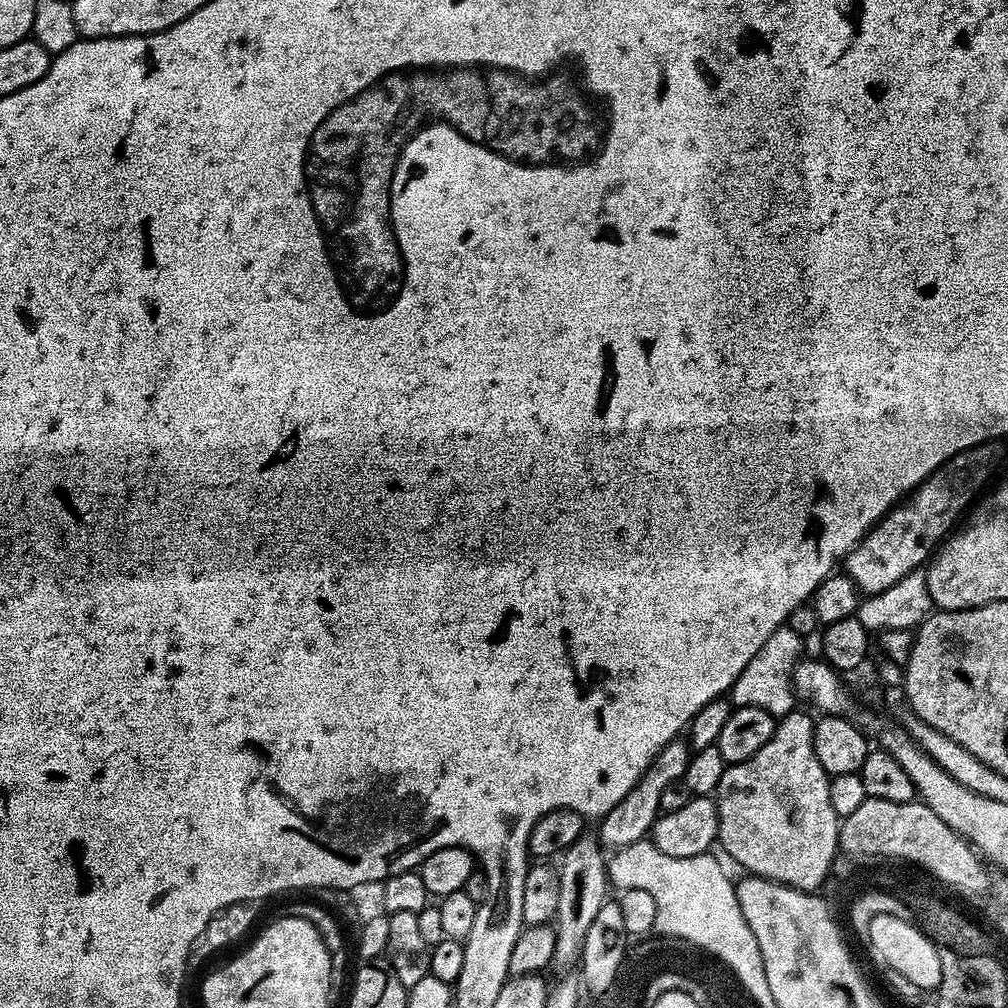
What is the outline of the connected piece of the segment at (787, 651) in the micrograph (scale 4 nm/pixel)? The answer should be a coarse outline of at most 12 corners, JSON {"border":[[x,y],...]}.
{"border":[[774,630],[733,682],[737,708],[783,718],[802,638]]}

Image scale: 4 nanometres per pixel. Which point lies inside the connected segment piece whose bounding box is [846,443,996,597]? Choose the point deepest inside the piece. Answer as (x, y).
(906, 537)

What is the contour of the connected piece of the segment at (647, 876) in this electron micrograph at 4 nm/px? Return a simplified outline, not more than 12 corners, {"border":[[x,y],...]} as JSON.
{"border":[[645,838],[607,861],[646,890],[655,931],[692,936],[764,992],[758,942],[712,854],[670,858]]}

